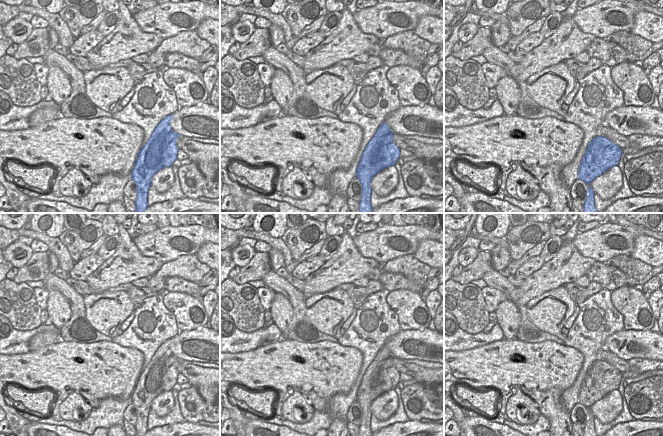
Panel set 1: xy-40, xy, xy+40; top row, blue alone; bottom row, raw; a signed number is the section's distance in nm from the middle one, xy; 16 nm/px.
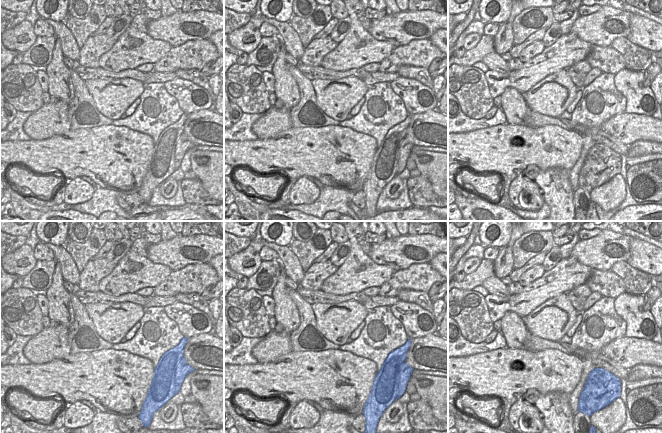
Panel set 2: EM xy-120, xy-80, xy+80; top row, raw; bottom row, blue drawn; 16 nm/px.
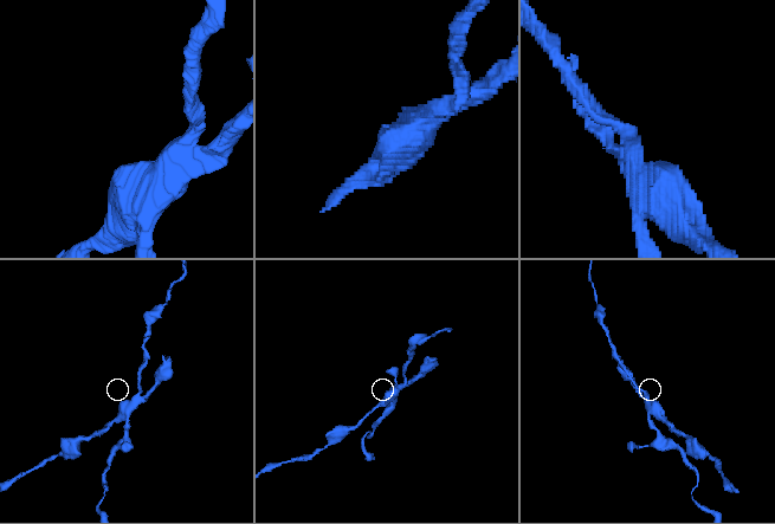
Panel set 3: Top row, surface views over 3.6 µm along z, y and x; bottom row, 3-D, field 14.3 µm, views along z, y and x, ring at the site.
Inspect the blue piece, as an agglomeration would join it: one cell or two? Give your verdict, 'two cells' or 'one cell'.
two cells

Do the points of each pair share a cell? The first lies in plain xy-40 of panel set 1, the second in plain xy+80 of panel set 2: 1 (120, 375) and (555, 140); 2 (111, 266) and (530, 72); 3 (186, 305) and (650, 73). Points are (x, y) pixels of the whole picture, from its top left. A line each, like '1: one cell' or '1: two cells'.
1: one cell
2: one cell
3: two cells

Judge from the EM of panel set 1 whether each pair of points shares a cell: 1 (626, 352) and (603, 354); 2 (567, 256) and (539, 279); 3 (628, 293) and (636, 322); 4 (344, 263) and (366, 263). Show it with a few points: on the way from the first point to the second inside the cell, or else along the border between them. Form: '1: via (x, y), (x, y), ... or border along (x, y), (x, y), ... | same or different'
1: border along (603, 347), (627, 361) | different
2: via (560, 263), (546, 277) | same
3: via (628, 300), (634, 307), (636, 315) | same
4: via (349, 263), (361, 263) | same

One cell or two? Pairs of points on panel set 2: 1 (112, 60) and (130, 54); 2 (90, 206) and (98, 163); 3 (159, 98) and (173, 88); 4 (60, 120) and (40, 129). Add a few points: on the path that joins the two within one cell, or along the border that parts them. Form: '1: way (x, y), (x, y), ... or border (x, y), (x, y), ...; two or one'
1: way (116, 59), (126, 54); one
2: border (81, 176), (87, 176), (101, 187), (116, 191); two
3: border (163, 83), (182, 110); two
4: way (55, 120), (49, 120), (45, 124); one

